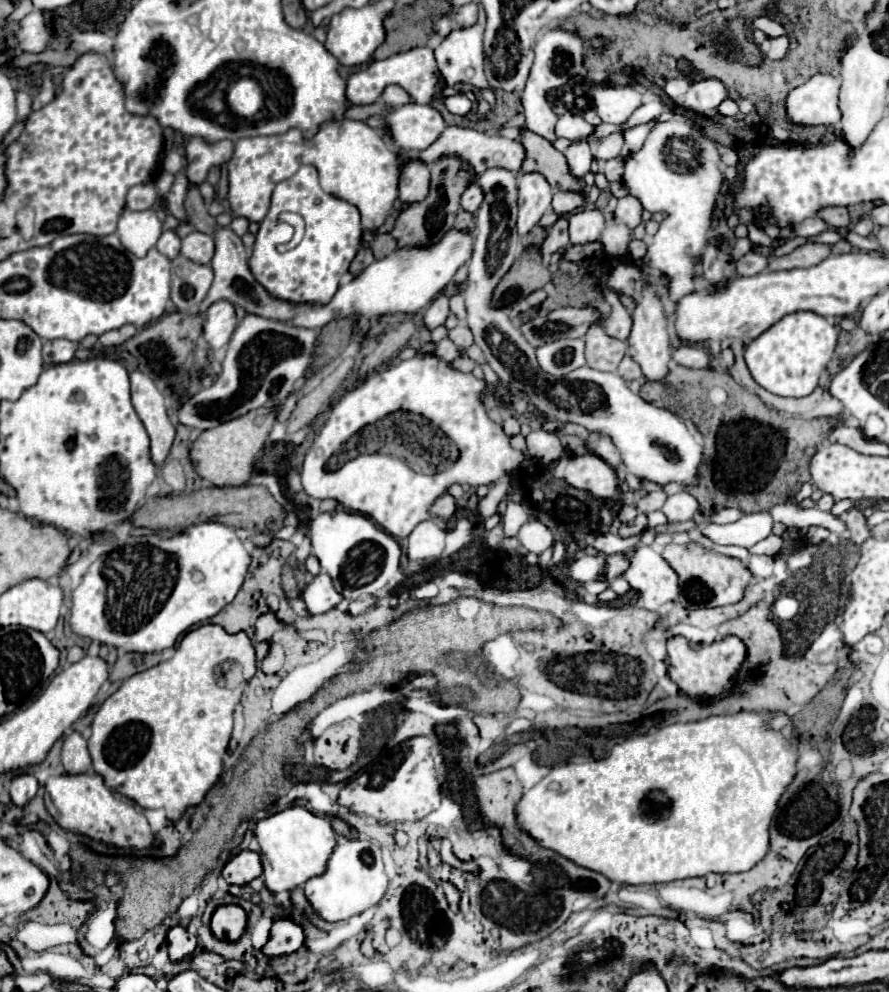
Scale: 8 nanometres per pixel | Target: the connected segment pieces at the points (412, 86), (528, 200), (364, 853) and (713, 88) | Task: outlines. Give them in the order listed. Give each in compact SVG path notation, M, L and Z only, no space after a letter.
M415 48L401 54L401 74L391 82L405 88L417 104L429 104L437 90L437 64L431 48Z
M529 172L519 178L519 234L527 234L539 224L541 216L551 208L553 188L539 172Z
M345 838L337 842L325 872L307 880L305 896L309 898L309 902L319 912L321 918L329 922L337 922L337 920L347 920L355 914L361 914L369 906L377 904L383 898L385 888L387 888L387 874L385 874L381 848L371 840Z
M701 80L691 84L689 92L685 94L683 108L693 110L699 116L711 116L725 98L725 86L719 80Z

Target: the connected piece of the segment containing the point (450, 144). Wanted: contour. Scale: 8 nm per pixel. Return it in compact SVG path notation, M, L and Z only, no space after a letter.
M455 126L445 128L441 138L435 144L431 144L427 150L419 152L417 156L423 162L429 164L435 158L439 158L439 154L459 154L461 158L467 158L467 162L471 162L475 172L483 172L483 170L487 170L491 166L503 166L507 170L519 172L519 168L523 166L523 160L525 160L525 148L523 148L523 144L519 140L509 140L509 138L503 138L503 136L477 132L477 130L471 130L471 128L455 128Z

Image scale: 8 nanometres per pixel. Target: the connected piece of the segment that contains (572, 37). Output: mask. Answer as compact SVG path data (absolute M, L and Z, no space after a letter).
M561 26L549 28L545 30L535 46L535 62L531 66L525 90L521 94L521 104L523 104L523 112L525 112L525 128L543 136L545 140L553 142L557 136L553 132L555 122L557 122L557 114L553 112L553 104L547 100L551 90L557 90L561 86L565 86L569 80L577 78L583 74L583 58L587 54L587 40L581 38L577 32L573 30L565 30Z

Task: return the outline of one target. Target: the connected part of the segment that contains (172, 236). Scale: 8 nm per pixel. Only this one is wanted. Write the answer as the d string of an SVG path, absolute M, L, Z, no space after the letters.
M165 230L157 242L157 250L169 260L173 260L179 254L179 246L181 246L181 238L177 236L175 230Z

